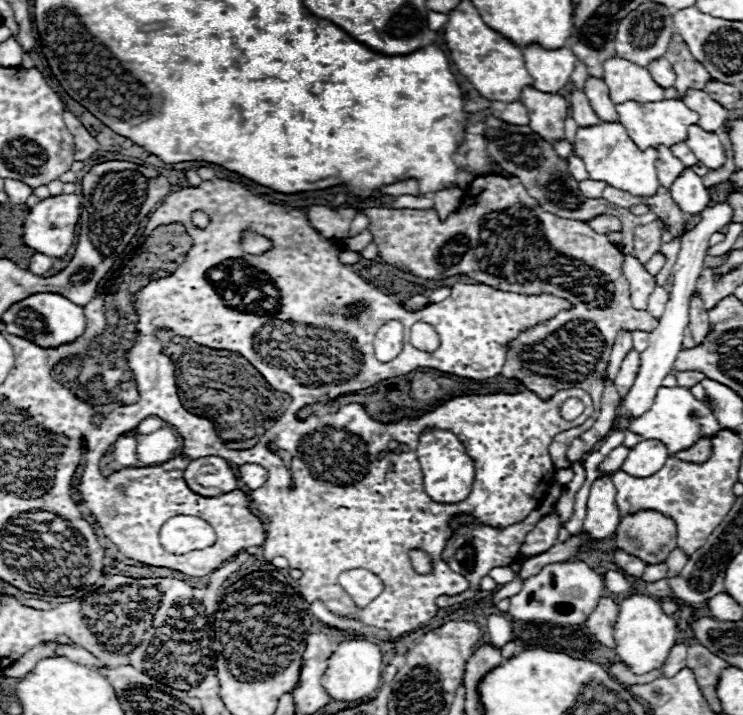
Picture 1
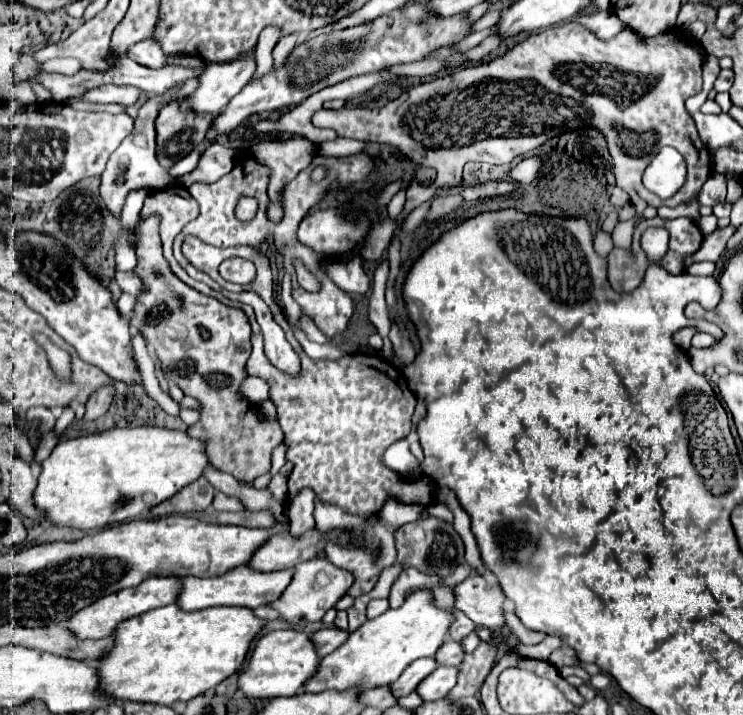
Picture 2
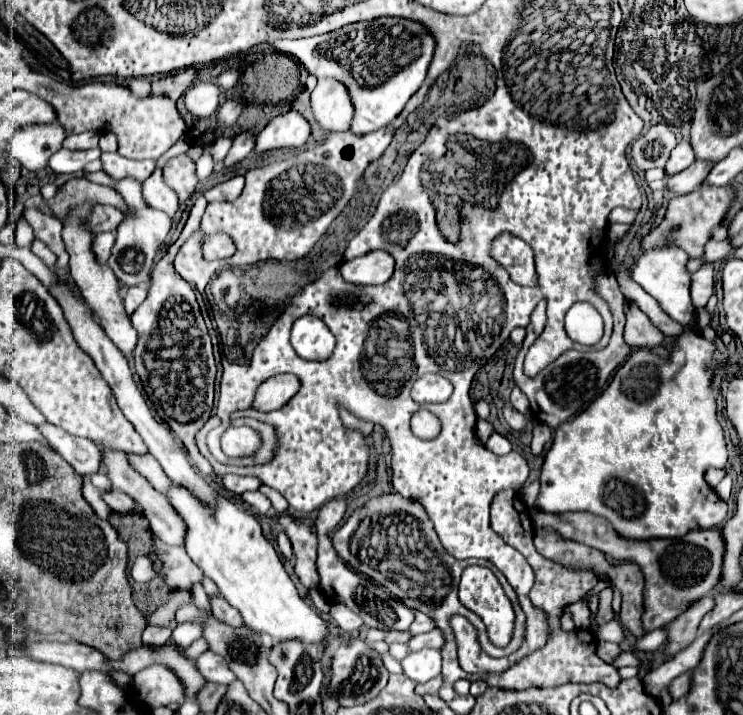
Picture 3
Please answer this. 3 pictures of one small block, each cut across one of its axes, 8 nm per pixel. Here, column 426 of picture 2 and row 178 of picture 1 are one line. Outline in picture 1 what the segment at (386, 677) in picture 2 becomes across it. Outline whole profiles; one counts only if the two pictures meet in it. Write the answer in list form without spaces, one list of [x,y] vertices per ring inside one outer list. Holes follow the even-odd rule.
[[[600,122],[594,124],[592,128],[578,128],[572,154],[584,160],[592,180],[604,180],[606,184],[630,192],[634,196],[652,196],[660,186],[656,178],[656,158],[658,158],[656,148],[640,150],[630,140],[624,126],[618,122]]]

